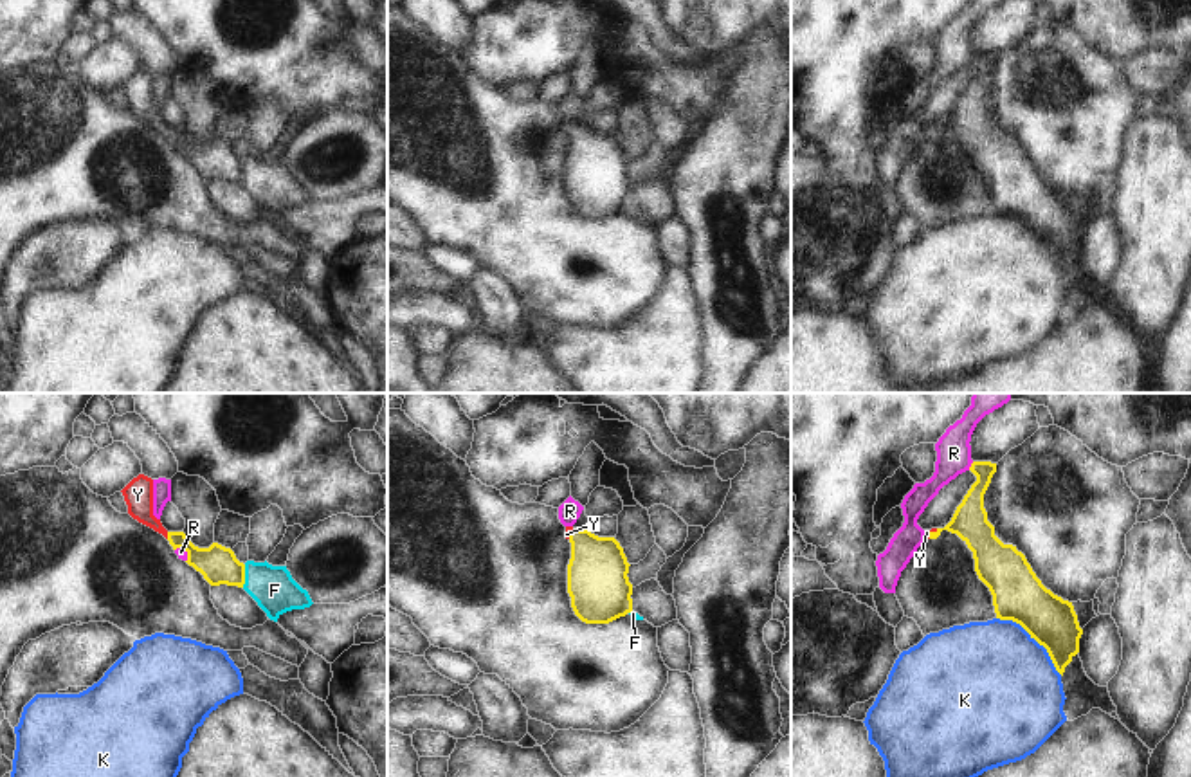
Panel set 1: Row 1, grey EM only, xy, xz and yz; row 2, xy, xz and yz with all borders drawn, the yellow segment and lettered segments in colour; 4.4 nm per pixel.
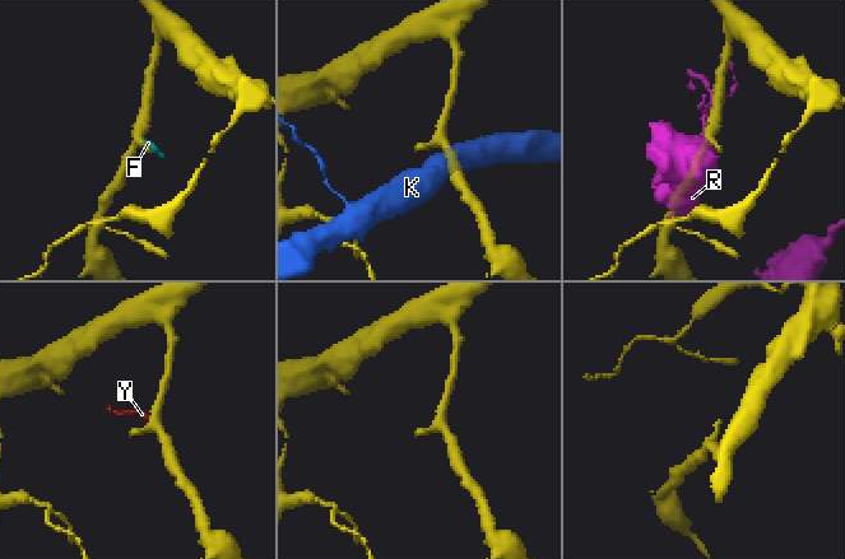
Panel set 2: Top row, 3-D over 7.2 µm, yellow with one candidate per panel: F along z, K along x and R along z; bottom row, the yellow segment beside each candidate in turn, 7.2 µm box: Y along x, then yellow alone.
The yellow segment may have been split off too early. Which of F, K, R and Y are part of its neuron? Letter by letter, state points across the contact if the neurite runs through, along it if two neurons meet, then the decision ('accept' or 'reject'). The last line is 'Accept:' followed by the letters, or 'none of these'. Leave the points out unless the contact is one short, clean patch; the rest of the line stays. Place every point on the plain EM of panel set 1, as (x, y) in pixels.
F: reject
K: reject
R: reject
Y: runs through xy (217, 159), (168, 132), (141, 105), (137, 91); accept
Accept: Y

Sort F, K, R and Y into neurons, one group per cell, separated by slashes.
F / K / R / Y

